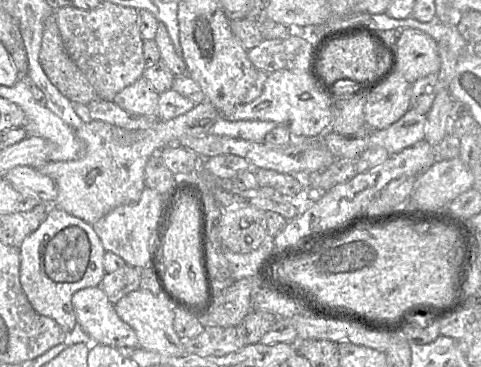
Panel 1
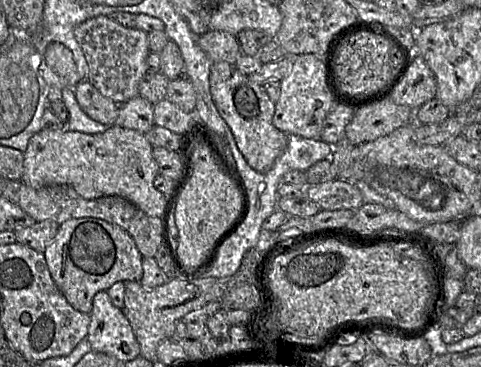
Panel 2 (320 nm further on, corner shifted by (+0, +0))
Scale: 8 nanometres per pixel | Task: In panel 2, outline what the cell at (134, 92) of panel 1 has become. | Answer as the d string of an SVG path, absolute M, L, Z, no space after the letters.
M137 95L119 105L115 124L146 133L155 125L154 105L140 95Z

